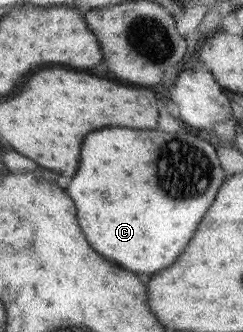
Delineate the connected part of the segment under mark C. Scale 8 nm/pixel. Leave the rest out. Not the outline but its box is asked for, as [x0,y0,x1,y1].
[67,128,225,274]

